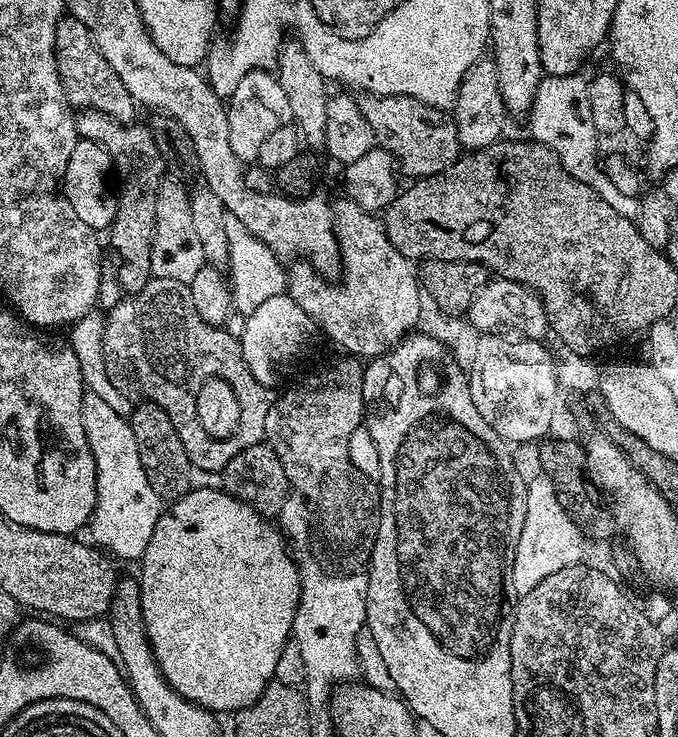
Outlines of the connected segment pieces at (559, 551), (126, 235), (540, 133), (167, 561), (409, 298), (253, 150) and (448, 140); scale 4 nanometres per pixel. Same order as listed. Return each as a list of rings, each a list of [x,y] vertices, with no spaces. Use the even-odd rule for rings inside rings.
[[[537,474],[533,480],[527,481],[527,486],[526,522],[522,522],[522,534],[518,534],[512,567],[512,581],[517,597],[530,594],[530,590],[534,590],[538,582],[550,578],[550,574],[566,570],[566,566],[574,566],[585,559],[586,537],[570,518],[570,514],[566,514],[562,502],[558,502],[554,482],[550,482],[546,475]]]
[[[85,108],[75,113],[76,135],[79,139],[94,142],[104,149],[107,159],[116,167],[116,197],[114,203],[116,213],[112,219],[110,235],[112,235],[112,252],[116,255],[116,271],[114,277],[125,293],[142,290],[153,277],[152,275],[152,239],[156,225],[156,211],[158,210],[158,190],[160,181],[165,179],[166,165],[158,152],[152,137],[151,127],[140,125],[140,122],[121,122],[102,114],[98,110]]]
[[[581,73],[574,75],[543,75],[535,92],[535,100],[528,112],[531,137],[555,152],[562,166],[571,177],[589,186],[604,202],[609,203],[624,218],[635,220],[641,210],[641,199],[628,196],[611,184],[598,154],[600,133],[594,126],[594,116],[590,109],[587,77]]]
[[[193,487],[192,491],[186,493],[181,500],[171,501],[161,511],[158,526],[154,526],[154,534],[150,534],[150,546],[146,546],[146,554],[138,561],[138,568],[140,568],[138,579],[146,634],[168,685],[178,694],[182,694],[182,698],[208,709],[209,712],[235,714],[253,704],[262,694],[264,685],[276,675],[278,654],[282,654],[282,646],[292,635],[294,614],[298,610],[300,572],[296,569],[293,553],[291,551],[288,553],[289,545],[281,529],[271,519],[257,514],[250,505],[242,503],[229,492],[216,488]]]
[[[353,200],[335,201],[332,221],[342,265],[338,282],[321,276],[308,261],[297,259],[286,268],[286,295],[310,314],[317,329],[344,351],[341,353],[352,358],[381,356],[409,335],[420,320],[422,289],[417,269],[413,261],[398,254],[384,233],[383,223]]]
[[[252,71],[246,74],[234,88],[234,94],[226,100],[226,107],[230,146],[241,162],[256,162],[262,142],[265,142],[274,130],[293,123],[289,99],[271,71]]]
[[[360,94],[355,97],[357,106],[366,114],[366,122],[376,131],[376,144],[384,148],[396,161],[399,171],[408,178],[433,176],[444,172],[460,159],[462,149],[455,119],[445,109],[435,108],[418,98],[409,96],[373,96]]]

